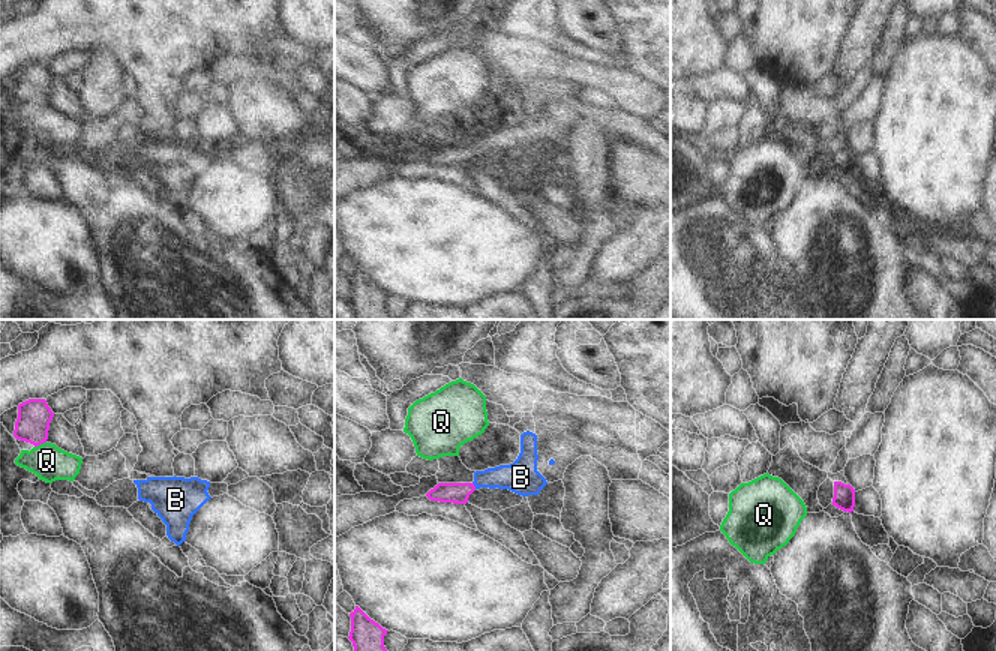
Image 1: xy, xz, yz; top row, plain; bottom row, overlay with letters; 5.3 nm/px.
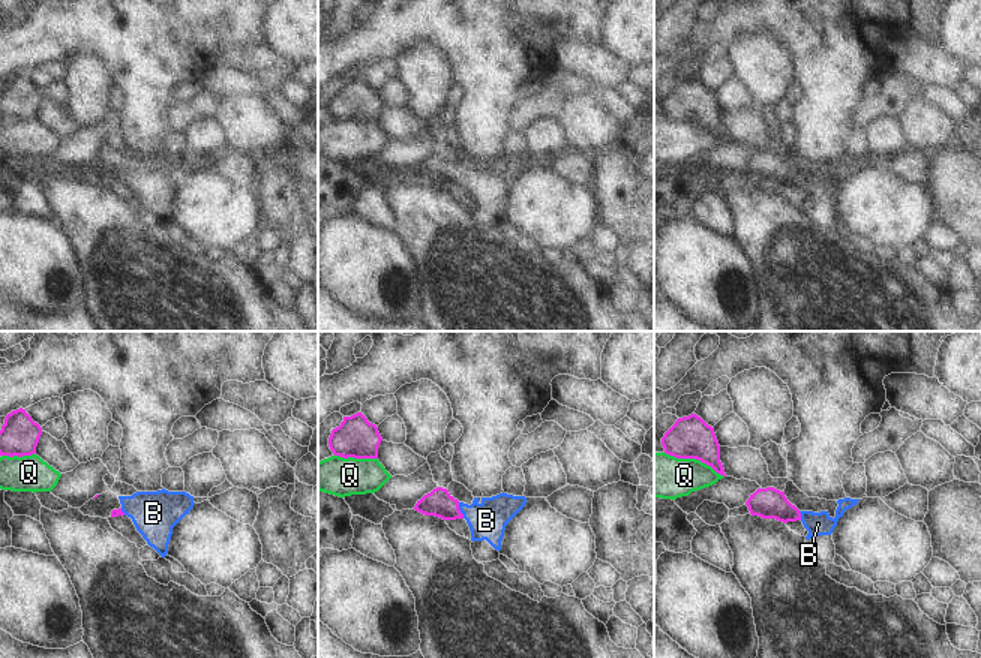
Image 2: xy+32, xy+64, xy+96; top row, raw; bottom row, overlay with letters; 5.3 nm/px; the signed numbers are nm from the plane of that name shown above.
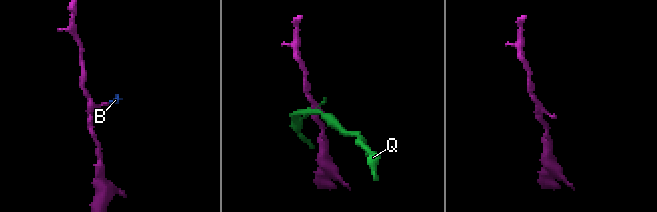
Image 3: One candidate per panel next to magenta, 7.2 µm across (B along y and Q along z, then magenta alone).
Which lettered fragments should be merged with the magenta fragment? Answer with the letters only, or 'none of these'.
B

